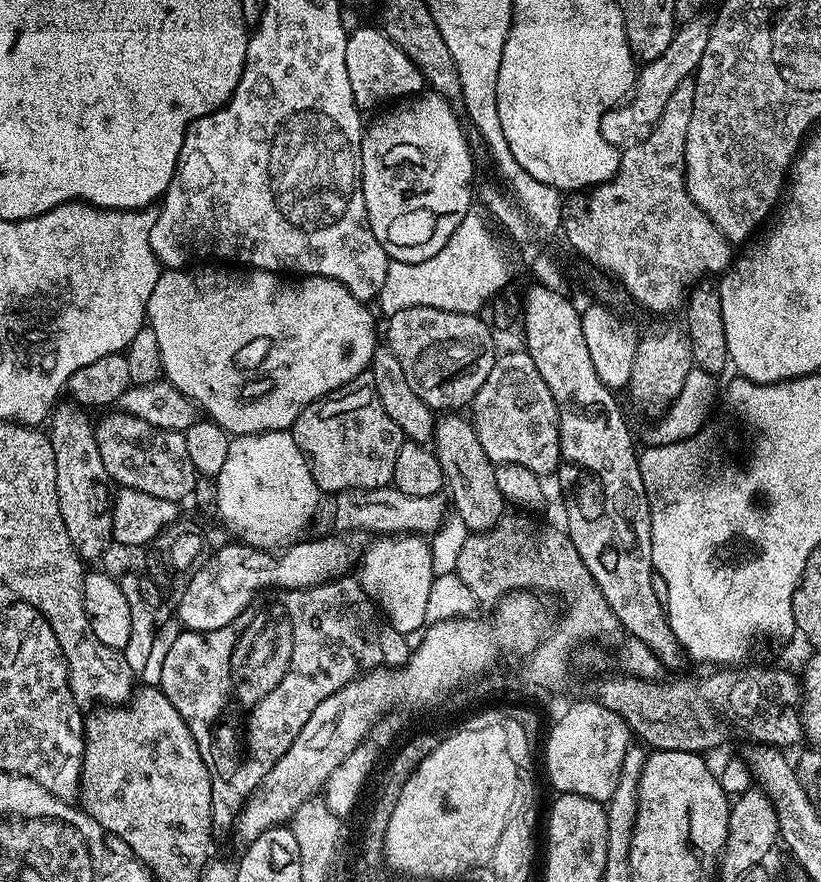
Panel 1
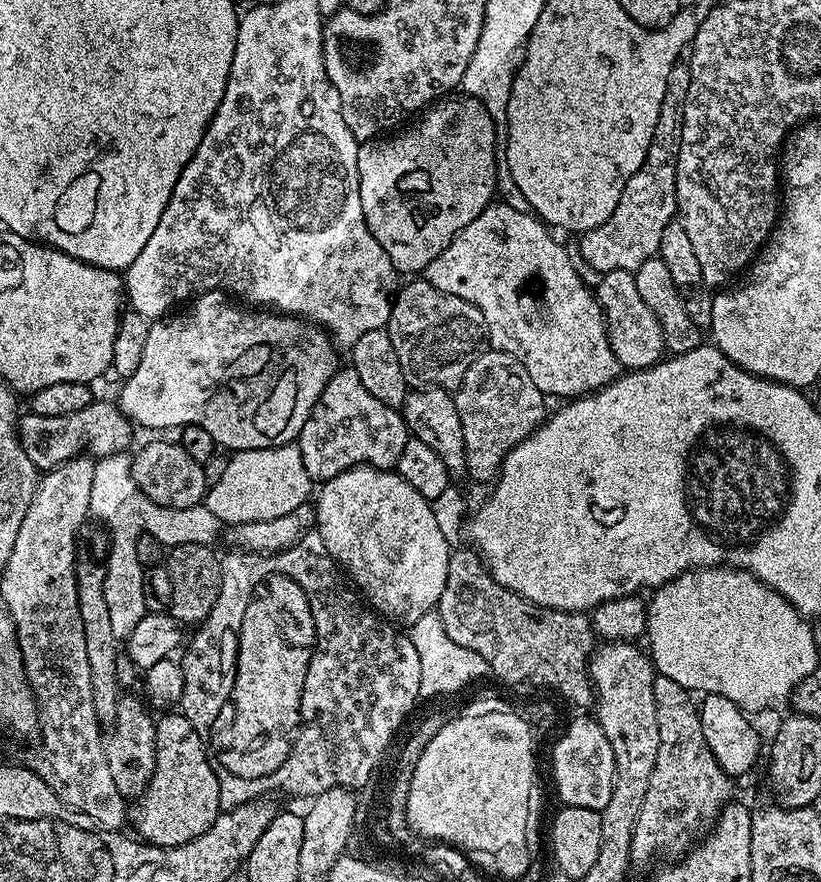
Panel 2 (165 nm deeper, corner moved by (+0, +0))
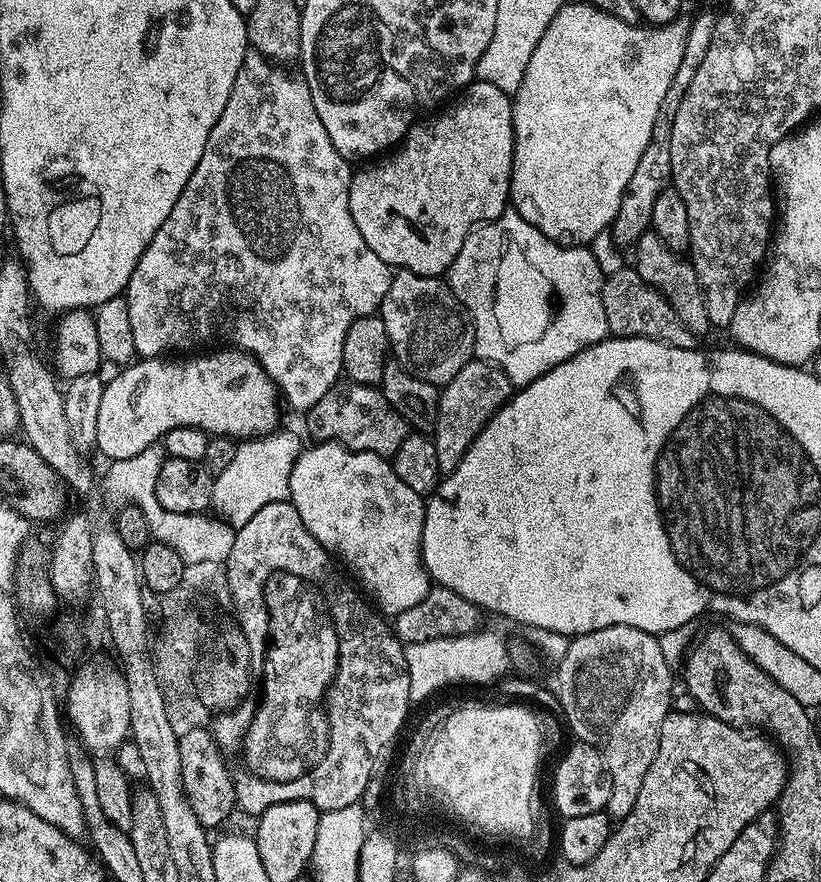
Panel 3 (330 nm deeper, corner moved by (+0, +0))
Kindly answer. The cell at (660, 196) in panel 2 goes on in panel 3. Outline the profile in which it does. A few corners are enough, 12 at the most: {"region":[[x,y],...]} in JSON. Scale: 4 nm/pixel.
{"region":[[704,12],[688,27],[682,66],[666,90],[652,141],[610,225],[635,245],[653,227],[654,202],[672,178],[670,130],[717,19]]}

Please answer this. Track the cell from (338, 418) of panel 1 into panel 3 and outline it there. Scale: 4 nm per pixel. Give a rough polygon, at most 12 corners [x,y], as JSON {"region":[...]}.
{"region":[[338,382],[306,413],[316,442],[391,458],[410,425],[379,387]]}

